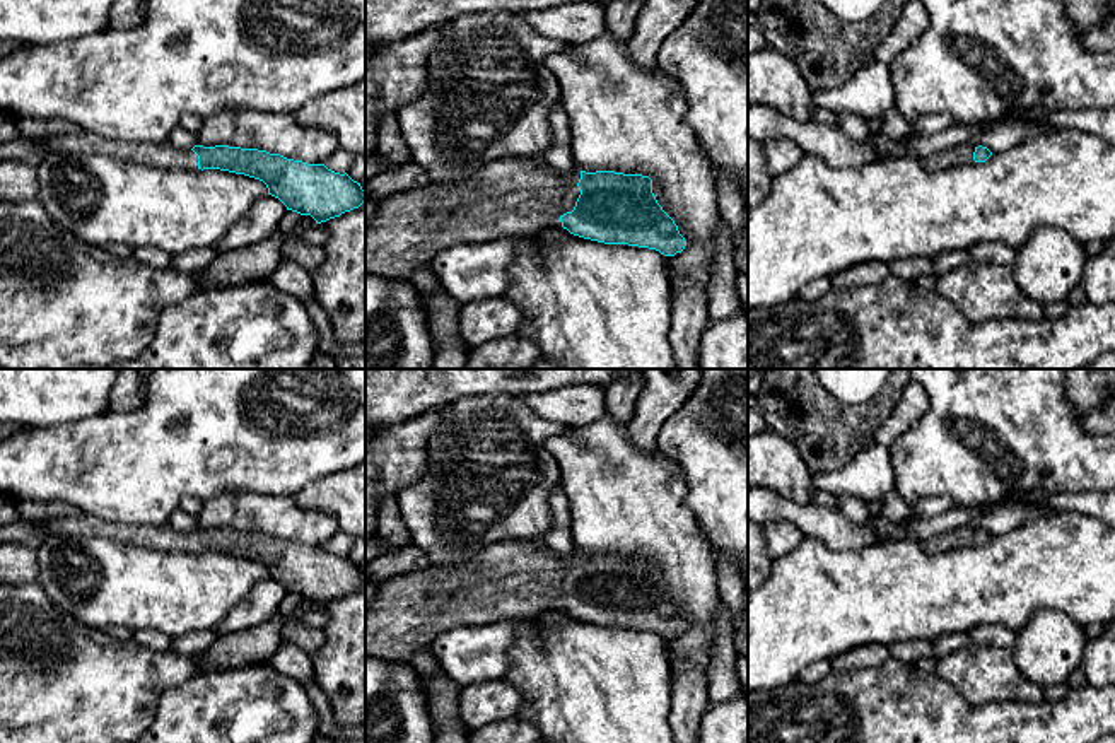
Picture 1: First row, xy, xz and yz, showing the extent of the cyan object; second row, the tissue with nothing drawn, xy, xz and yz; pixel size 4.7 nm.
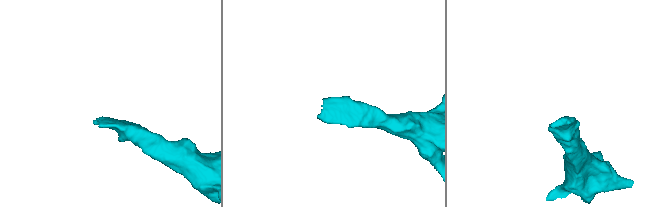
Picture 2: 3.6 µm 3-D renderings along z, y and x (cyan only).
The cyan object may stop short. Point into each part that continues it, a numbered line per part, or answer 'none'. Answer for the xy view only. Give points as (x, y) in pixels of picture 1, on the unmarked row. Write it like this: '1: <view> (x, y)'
1: xy (164, 537)

